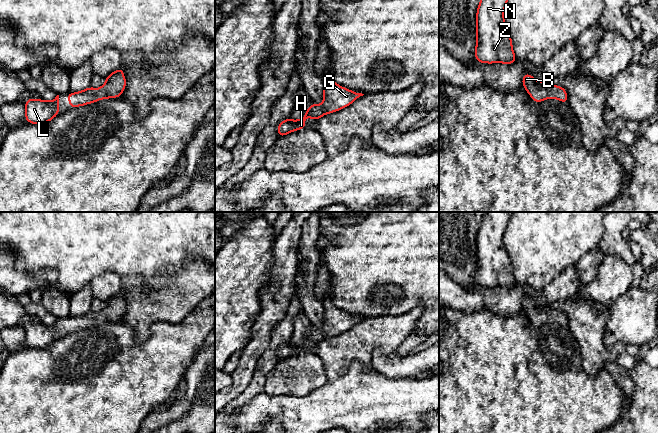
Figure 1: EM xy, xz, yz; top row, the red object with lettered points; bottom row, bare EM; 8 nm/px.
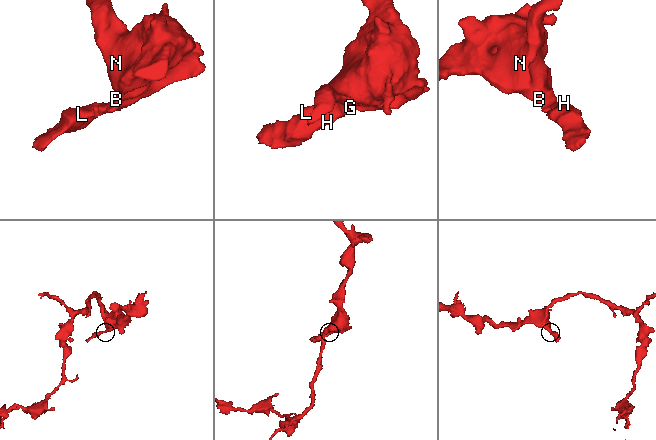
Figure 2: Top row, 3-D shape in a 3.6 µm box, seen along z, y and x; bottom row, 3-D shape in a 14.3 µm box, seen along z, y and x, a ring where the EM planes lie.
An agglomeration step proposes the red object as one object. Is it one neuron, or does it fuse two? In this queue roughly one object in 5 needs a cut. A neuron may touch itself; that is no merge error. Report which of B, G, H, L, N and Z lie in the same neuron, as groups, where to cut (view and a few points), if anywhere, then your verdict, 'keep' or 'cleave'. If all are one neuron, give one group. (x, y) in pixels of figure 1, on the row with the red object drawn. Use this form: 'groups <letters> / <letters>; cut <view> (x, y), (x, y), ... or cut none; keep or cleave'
groups B G H L N Z; cut none; keep

